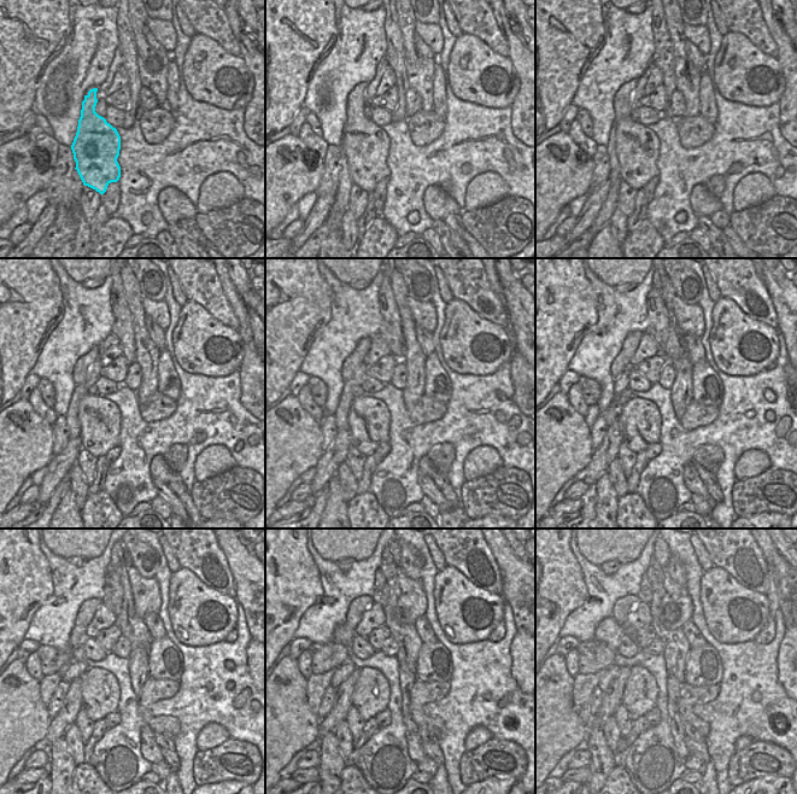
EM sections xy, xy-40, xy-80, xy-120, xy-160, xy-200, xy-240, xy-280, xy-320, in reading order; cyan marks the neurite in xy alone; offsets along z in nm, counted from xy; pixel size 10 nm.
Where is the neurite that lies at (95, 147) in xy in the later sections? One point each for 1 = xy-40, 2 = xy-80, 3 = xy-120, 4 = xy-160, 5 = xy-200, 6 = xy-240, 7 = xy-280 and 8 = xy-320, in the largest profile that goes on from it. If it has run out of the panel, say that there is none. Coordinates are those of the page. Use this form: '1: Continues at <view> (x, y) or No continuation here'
1: Continues at xy-40 (365, 145)
2: Continues at xy-80 (637, 147)
3: Continues at xy-120 (99, 418)
4: Continues at xy-160 (369, 419)
5: Continues at xy-200 (640, 421)
6: Continues at xy-240 (100, 690)
7: Continues at xy-280 (370, 695)
8: Continues at xy-320 (640, 693)

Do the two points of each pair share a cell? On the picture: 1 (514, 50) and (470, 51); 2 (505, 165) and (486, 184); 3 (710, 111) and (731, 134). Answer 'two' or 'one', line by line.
1: two
2: two
3: two

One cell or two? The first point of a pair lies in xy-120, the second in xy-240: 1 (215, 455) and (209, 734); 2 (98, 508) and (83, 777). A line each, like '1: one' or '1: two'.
1: one
2: one

